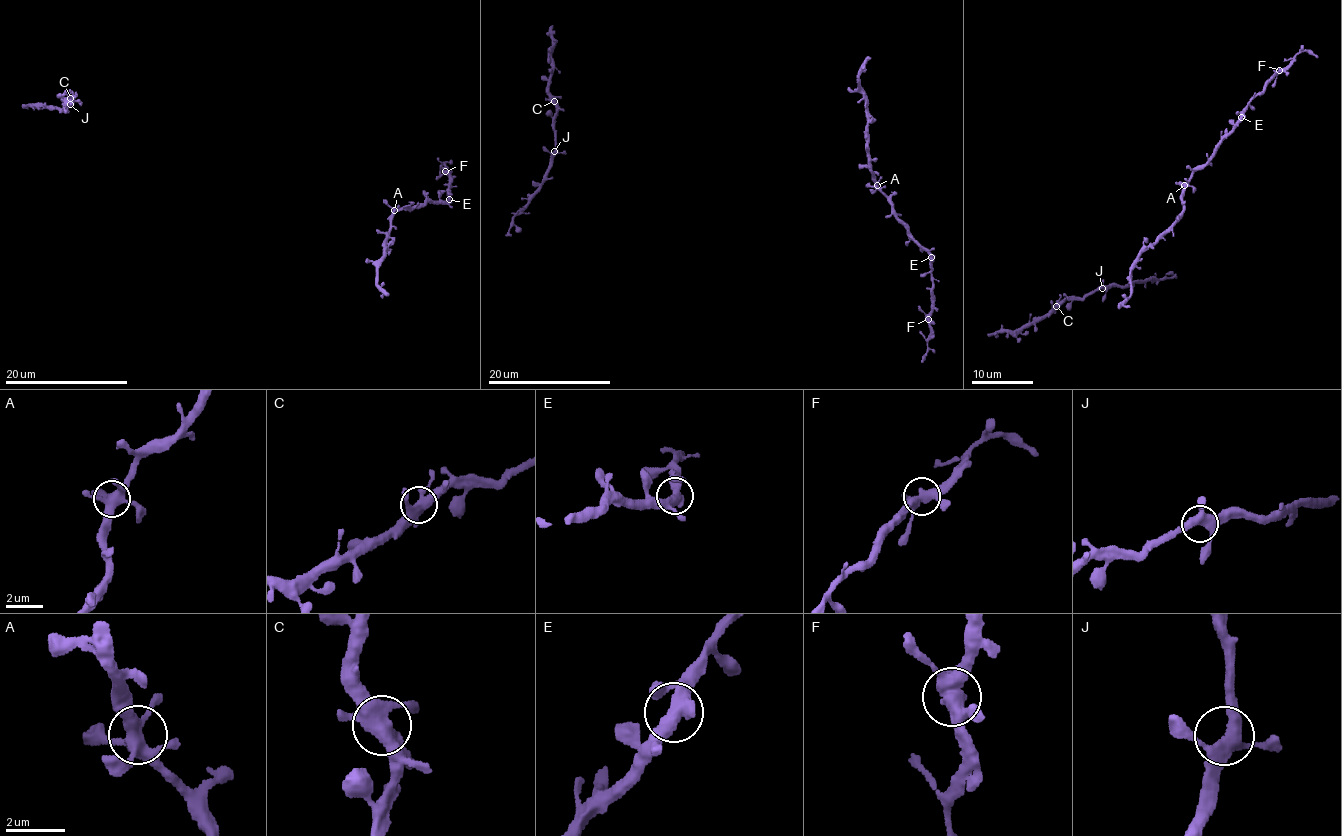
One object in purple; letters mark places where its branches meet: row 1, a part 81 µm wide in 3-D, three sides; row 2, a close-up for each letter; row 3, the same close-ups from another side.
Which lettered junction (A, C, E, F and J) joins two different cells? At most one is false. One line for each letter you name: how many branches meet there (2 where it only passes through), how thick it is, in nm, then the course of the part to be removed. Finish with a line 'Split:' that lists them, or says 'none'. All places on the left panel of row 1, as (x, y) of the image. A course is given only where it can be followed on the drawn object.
Split: none

